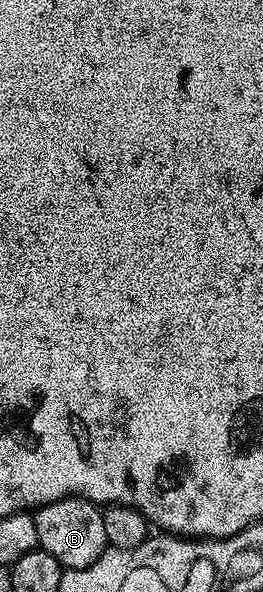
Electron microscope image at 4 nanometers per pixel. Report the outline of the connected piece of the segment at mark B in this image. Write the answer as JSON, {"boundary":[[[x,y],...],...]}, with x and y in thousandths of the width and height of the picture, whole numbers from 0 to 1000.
{"boundary":[[[240,840],[232,846],[209,846],[186,853],[160,853],[133,861],[137,889],[144,890],[144,922],[171,927],[247,963],[308,961],[342,958],[342,951],[369,948],[414,926],[403,910],[403,894],[388,885],[388,860],[361,846],[342,846],[327,840]]]}

